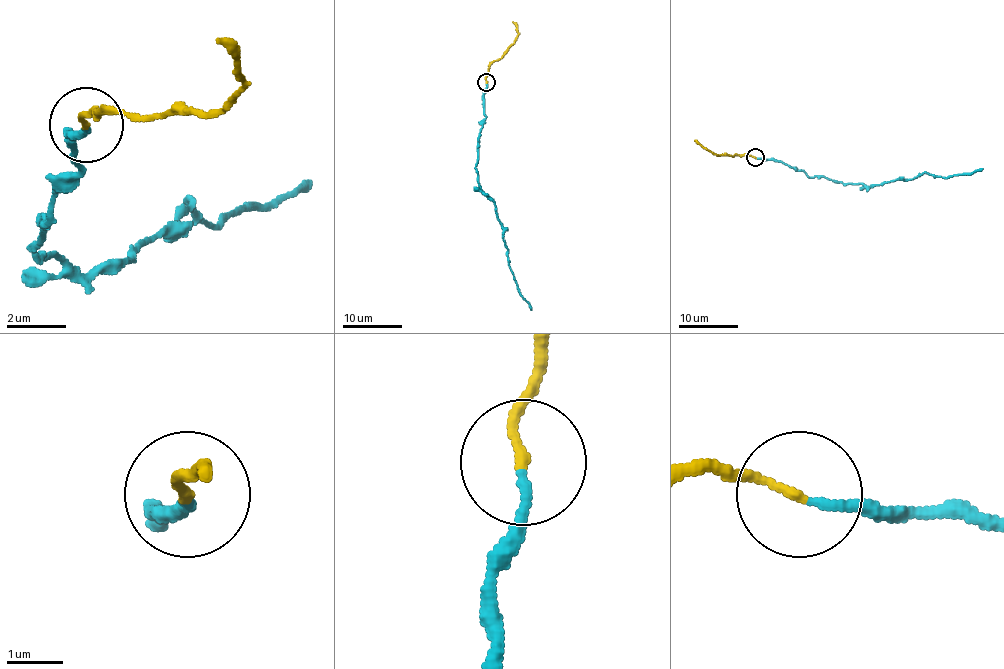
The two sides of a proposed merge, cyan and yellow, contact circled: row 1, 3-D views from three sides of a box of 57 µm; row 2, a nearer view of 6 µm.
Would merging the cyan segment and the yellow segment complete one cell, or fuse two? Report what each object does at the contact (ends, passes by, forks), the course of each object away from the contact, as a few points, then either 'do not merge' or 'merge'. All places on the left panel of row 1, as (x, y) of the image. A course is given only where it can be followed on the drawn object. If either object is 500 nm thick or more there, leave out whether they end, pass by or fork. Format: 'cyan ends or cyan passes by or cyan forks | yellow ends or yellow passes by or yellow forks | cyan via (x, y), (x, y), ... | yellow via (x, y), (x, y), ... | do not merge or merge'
cyan ends | yellow ends | cyan via (88, 130), (28, 250), (43, 257), (125, 265), (193, 205), (260, 212), (312, 182) | yellow via (88, 122), (80, 115), (215, 115), (245, 85), (215, 40) | merge

